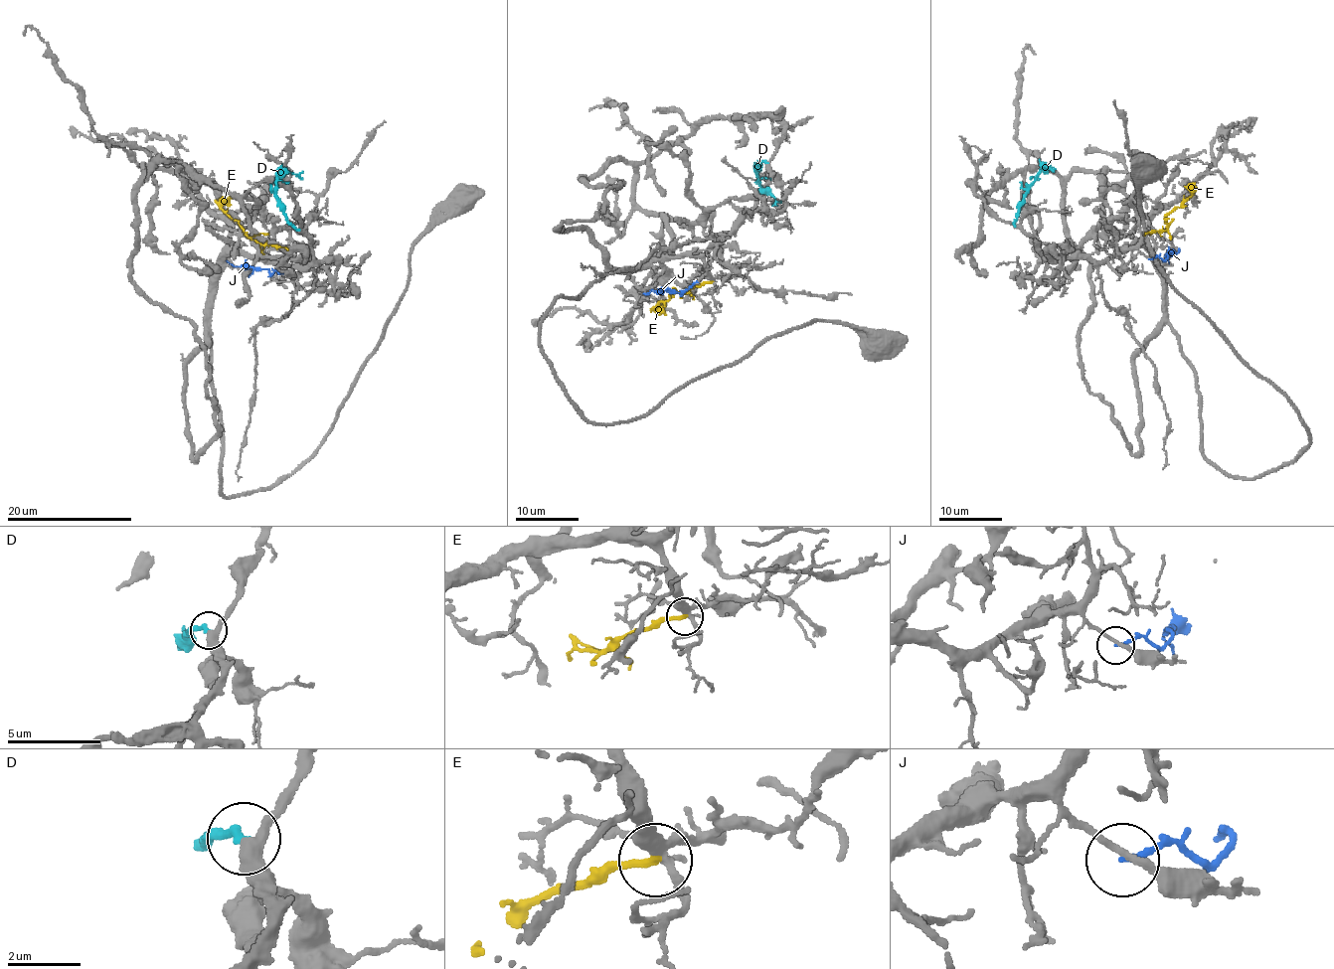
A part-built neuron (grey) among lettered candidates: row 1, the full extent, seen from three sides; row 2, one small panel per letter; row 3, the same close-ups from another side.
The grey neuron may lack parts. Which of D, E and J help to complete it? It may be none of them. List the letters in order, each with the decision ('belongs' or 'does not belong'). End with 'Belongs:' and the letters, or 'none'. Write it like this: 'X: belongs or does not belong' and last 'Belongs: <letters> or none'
D: belongs
E: does not belong
J: does not belong
Belongs: D

